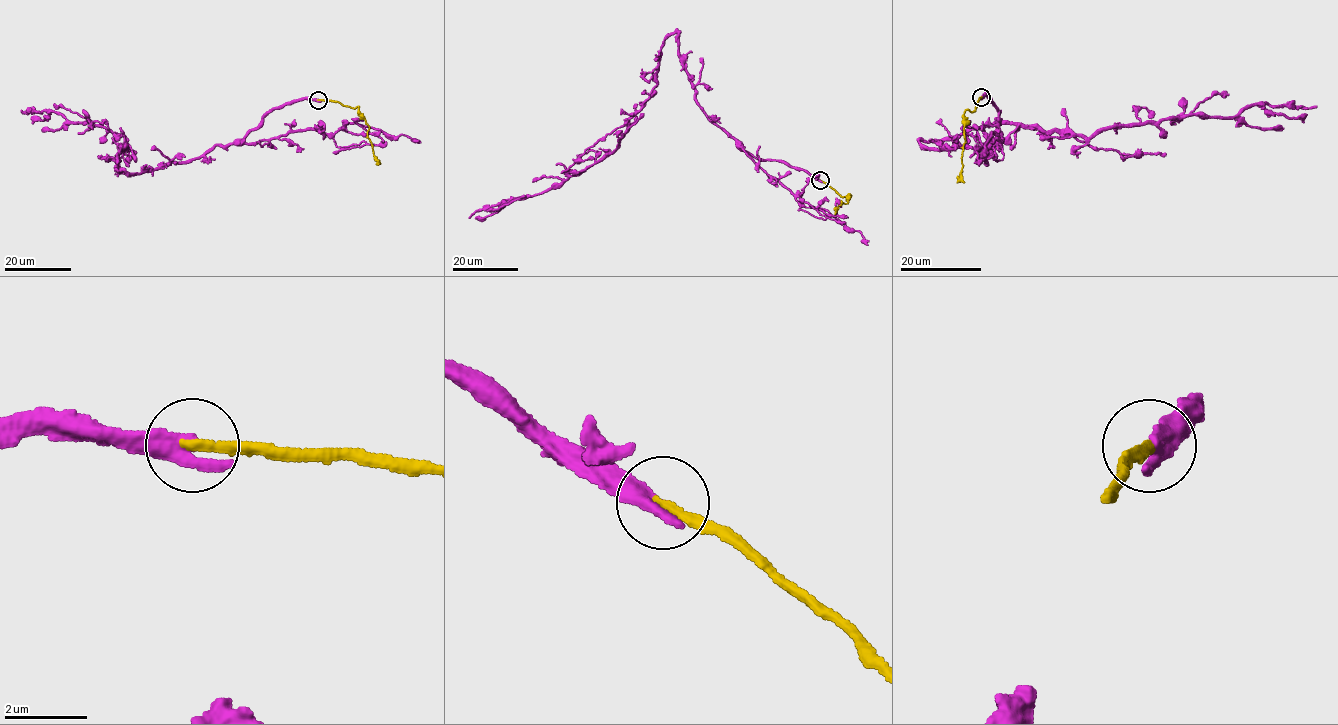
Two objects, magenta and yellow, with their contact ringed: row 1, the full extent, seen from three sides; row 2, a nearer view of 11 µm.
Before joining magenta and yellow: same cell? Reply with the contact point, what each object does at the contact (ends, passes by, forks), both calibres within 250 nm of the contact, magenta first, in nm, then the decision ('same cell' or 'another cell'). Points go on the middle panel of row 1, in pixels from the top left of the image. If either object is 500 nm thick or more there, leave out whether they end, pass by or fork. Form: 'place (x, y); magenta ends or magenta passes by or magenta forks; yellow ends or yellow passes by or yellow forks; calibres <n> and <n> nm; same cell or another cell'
place (820, 180); magenta passes by; yellow ends; calibres 280 and 200 nm; another cell

